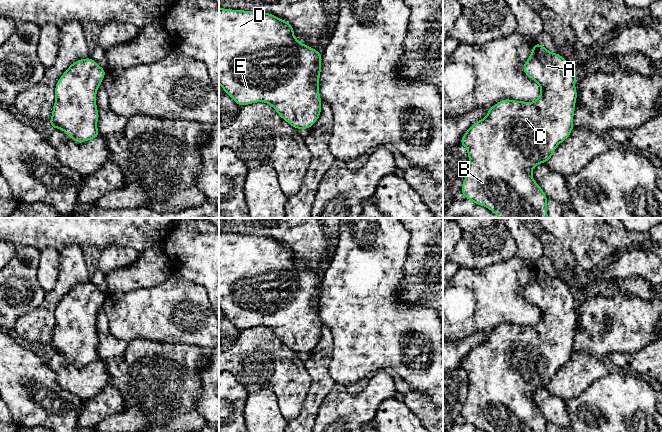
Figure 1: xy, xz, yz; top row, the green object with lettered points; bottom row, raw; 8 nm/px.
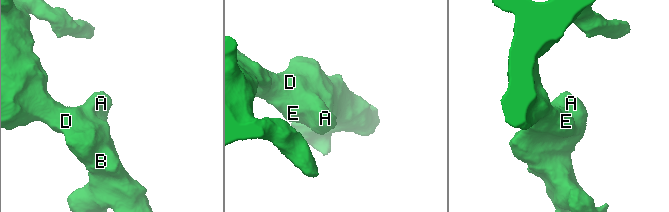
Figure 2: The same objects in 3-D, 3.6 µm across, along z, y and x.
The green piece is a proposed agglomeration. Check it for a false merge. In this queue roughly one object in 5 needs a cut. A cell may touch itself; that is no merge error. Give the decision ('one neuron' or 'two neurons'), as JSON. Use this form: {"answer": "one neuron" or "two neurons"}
{"answer": "one neuron"}

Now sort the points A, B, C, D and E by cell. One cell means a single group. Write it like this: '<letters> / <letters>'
A B C D E

